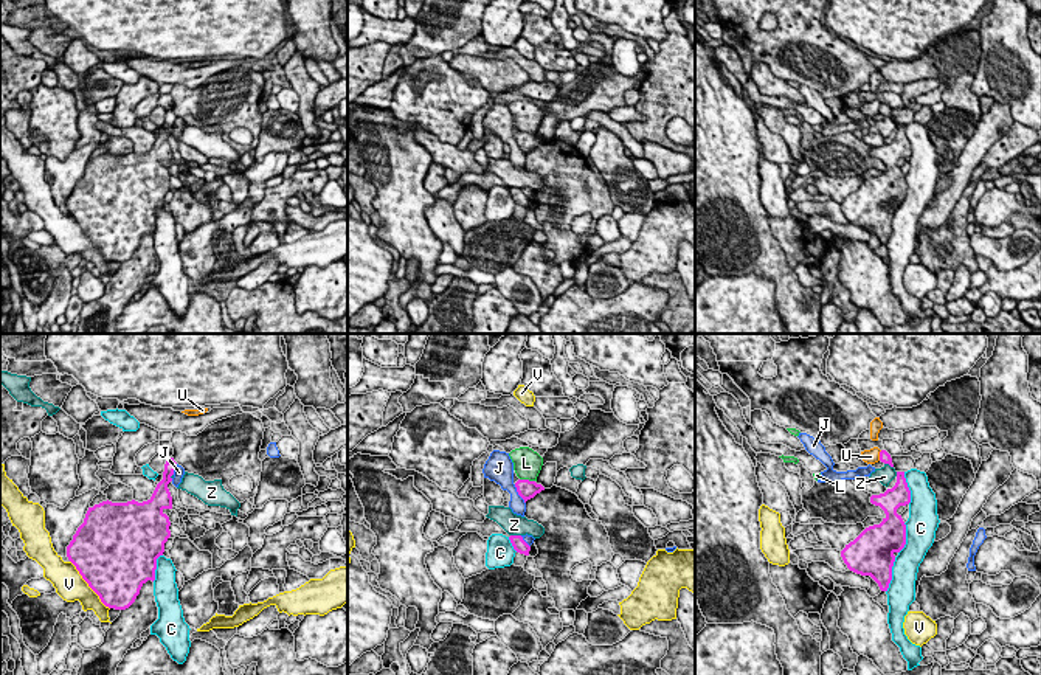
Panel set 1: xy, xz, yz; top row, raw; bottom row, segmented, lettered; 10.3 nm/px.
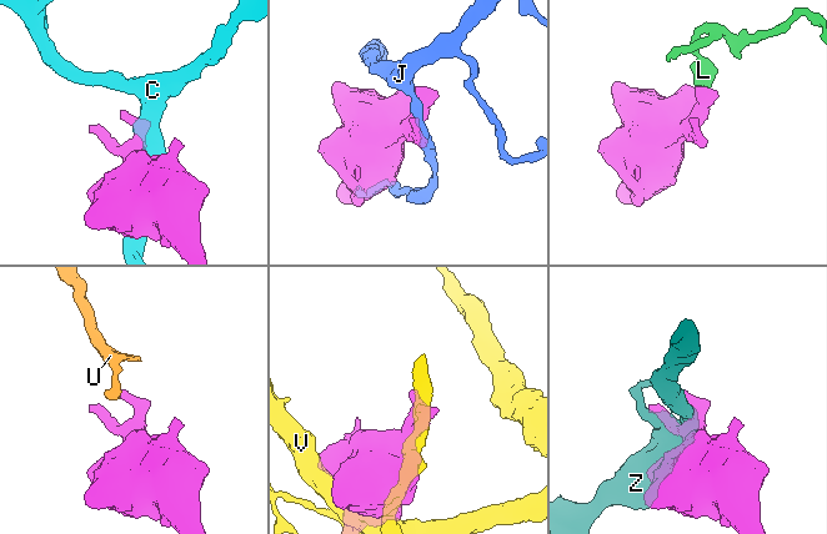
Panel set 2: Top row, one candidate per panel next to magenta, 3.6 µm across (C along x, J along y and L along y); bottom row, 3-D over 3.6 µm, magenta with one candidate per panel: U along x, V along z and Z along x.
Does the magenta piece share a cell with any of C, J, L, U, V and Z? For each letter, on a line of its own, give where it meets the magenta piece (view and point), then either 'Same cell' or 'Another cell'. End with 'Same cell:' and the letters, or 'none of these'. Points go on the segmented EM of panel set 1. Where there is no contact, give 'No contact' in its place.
C: Touches magenta at yz (891, 574). Another cell
J: Touches magenta at xz (518, 494). Another cell
L: Touches magenta at xz (528, 480). Another cell
U: Touches magenta at yz (880, 455). Another cell
V: Touches magenta at xy (89, 585). Another cell
Z: Touches magenta at xz (515, 536). Another cell
Same cell: none of these

